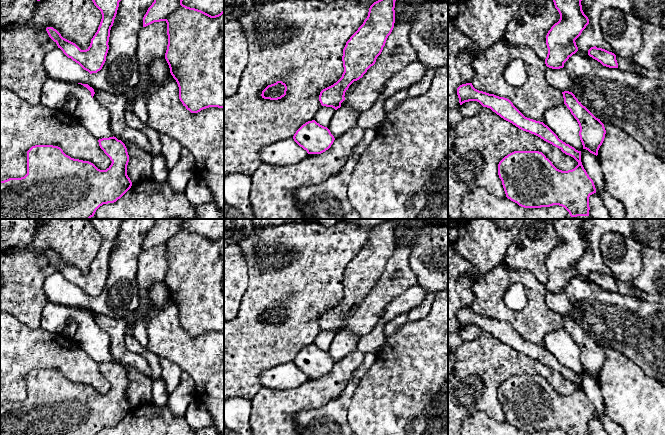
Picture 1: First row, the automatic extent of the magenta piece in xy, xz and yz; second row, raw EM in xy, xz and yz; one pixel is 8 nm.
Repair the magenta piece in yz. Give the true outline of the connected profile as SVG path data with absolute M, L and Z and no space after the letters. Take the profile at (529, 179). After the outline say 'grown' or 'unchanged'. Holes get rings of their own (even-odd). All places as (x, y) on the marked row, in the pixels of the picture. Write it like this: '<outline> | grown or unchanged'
M472 83L462 84L457 88L459 103L477 101L483 107L490 108L504 120L519 129L534 134L544 141L559 148L563 153L573 157L578 165L568 171L557 169L552 162L539 151L514 151L505 156L498 164L498 175L506 197L524 208L541 208L559 205L564 207L571 217L589 216L589 197L596 193L593 180L589 177L581 162L581 151L566 144L543 122L525 117L513 103L504 97L475 89Z | unchanged

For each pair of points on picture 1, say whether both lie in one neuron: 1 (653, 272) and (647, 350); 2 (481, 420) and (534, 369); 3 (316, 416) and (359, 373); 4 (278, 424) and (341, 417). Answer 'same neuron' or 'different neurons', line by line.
1: different neurons
2: different neurons
3: same neuron
4: different neurons

